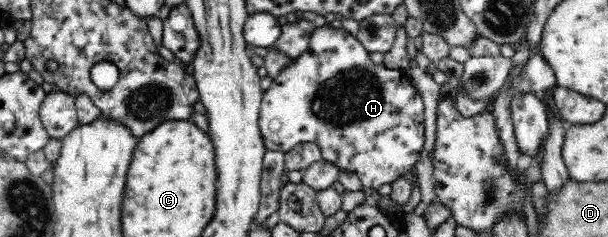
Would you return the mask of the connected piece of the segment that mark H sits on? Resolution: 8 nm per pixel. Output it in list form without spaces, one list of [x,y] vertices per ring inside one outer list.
[[[329,25],[315,28],[311,35],[309,47],[279,73],[273,84],[265,93],[263,93],[259,110],[259,128],[261,131],[261,140],[263,140],[266,151],[281,151],[287,153],[291,151],[297,144],[306,144],[307,142],[317,142],[319,147],[323,149],[323,157],[345,171],[356,173],[361,180],[364,188],[372,188],[378,190],[381,185],[391,183],[399,174],[405,173],[407,170],[414,168],[423,149],[425,139],[424,125],[424,106],[421,95],[411,83],[410,75],[403,70],[388,69],[385,65],[375,65],[370,59],[369,52],[364,45],[347,30],[343,28],[335,29]]]

